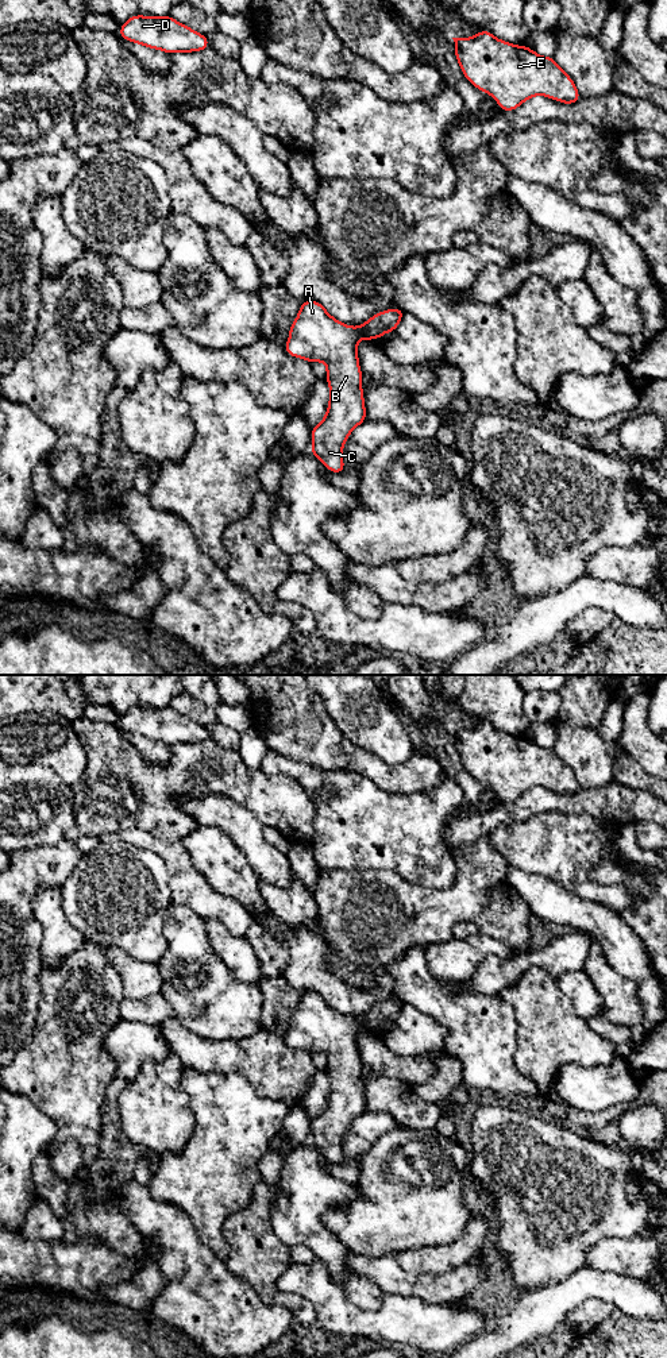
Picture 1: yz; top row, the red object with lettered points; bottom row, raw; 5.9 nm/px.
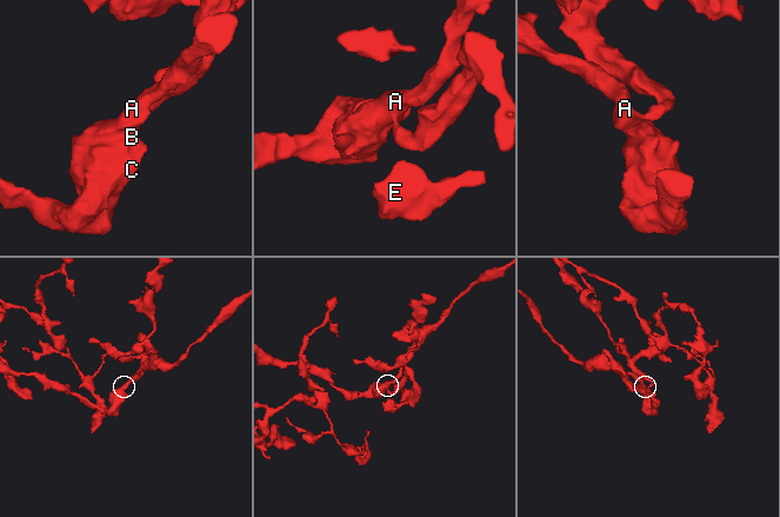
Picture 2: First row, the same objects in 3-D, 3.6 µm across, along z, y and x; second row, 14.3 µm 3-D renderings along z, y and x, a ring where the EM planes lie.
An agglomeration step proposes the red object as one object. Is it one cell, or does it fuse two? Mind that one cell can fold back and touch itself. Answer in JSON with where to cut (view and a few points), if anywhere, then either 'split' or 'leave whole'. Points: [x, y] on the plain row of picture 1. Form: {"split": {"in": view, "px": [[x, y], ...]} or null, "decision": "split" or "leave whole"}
{"split": {"in": "yz", "px": [[355, 1019], [361, 1029]]}, "decision": "split"}

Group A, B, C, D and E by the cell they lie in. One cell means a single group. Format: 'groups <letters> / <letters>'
groups A B C / D E

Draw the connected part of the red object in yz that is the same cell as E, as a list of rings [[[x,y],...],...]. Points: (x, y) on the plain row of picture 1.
[[[487,721],[477,724],[473,729],[452,730],[455,748],[464,769],[477,780],[490,786],[504,803],[517,800],[524,792],[537,786],[572,796],[581,790],[575,773],[552,748],[543,748],[525,736],[516,737],[497,730]]]

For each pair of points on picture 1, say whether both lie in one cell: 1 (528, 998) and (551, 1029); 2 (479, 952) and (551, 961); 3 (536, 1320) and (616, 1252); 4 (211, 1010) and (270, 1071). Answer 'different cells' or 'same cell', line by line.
1: same cell
2: different cells
3: different cells
4: different cells

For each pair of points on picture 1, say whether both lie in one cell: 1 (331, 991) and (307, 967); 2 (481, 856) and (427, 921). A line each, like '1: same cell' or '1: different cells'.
1: same cell
2: same cell

